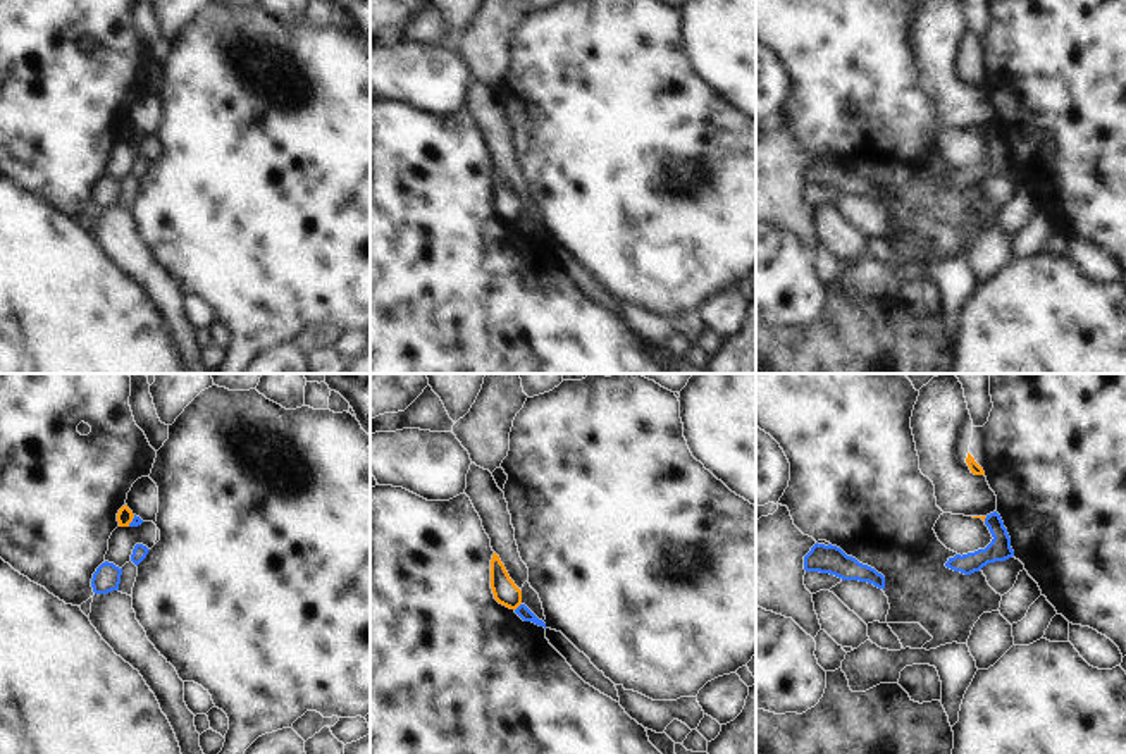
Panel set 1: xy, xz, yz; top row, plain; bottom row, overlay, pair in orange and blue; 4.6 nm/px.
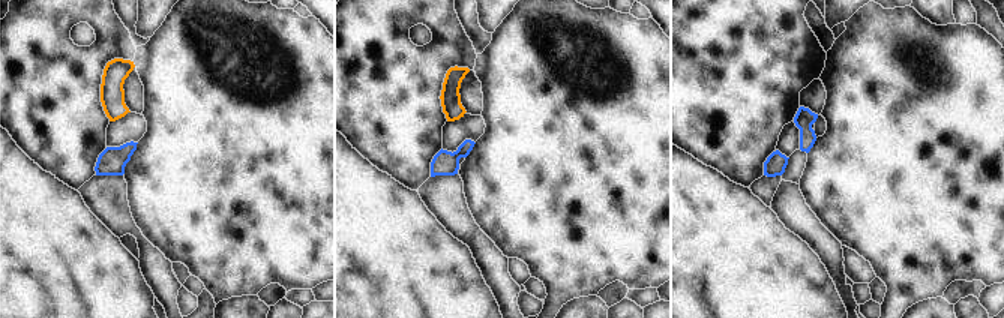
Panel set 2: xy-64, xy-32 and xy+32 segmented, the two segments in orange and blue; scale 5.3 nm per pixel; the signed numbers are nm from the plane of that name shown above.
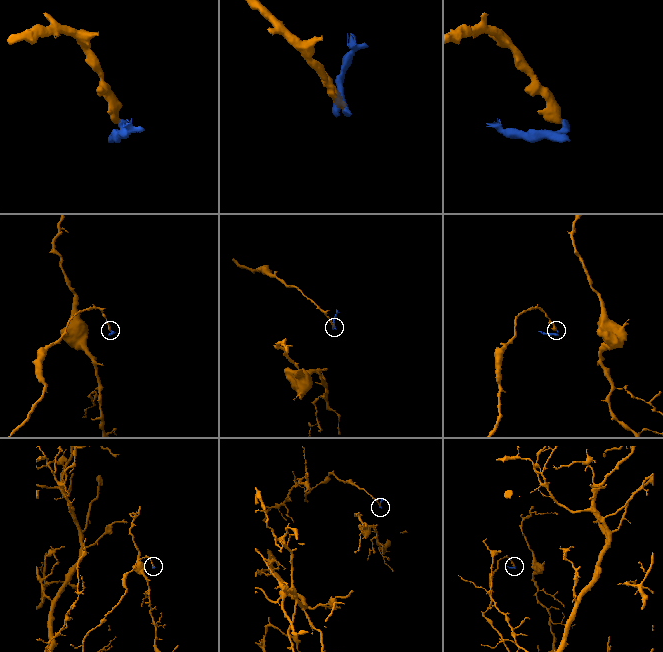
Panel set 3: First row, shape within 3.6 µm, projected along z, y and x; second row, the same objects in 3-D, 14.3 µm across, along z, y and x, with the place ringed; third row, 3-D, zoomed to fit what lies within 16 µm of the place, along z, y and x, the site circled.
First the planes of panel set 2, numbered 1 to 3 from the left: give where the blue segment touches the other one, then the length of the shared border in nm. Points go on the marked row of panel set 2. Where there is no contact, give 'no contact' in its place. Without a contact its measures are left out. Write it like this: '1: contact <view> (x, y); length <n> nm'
1: no contact
2: no contact
3: no contact

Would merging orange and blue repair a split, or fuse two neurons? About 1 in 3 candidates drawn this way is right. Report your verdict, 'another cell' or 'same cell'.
another cell

